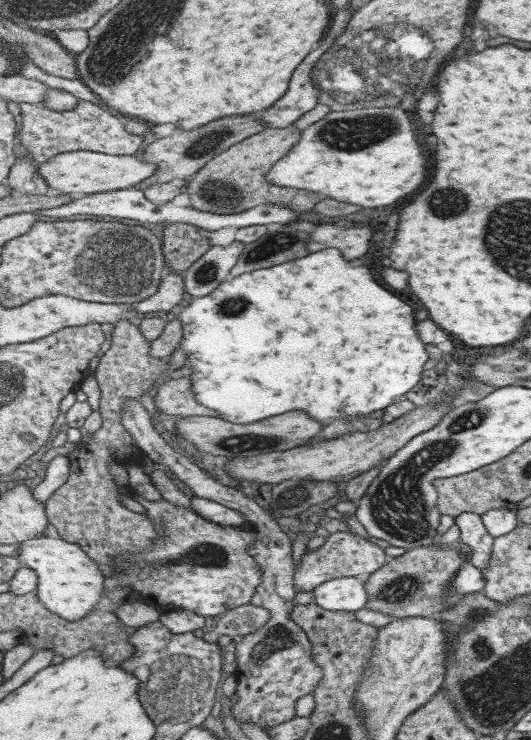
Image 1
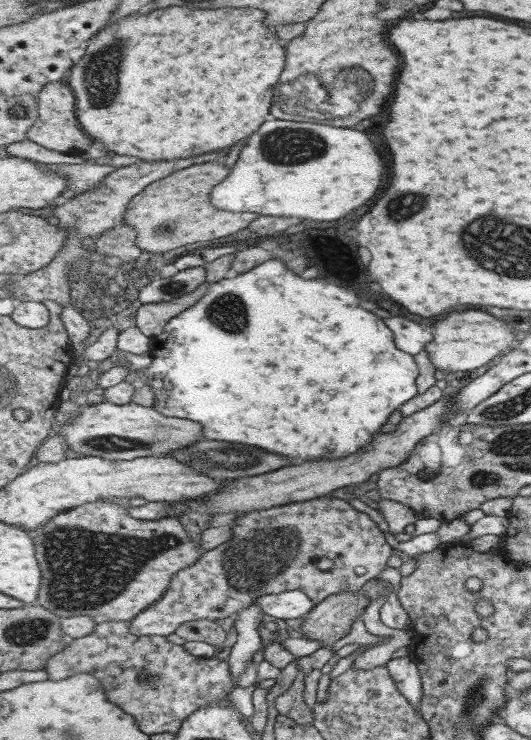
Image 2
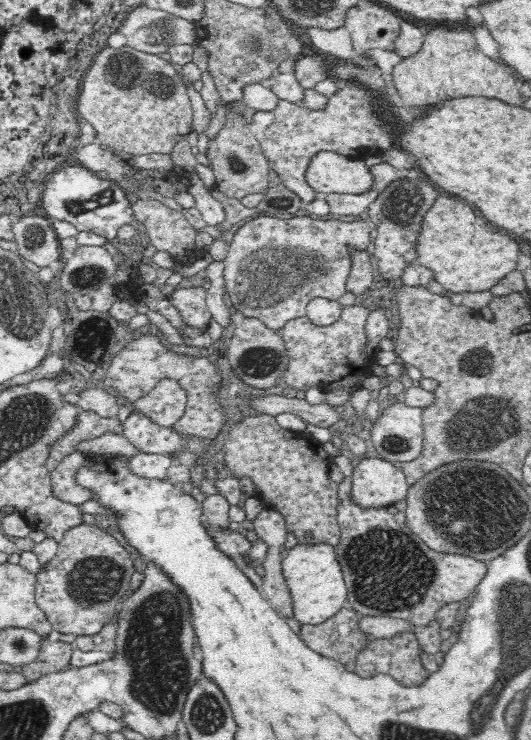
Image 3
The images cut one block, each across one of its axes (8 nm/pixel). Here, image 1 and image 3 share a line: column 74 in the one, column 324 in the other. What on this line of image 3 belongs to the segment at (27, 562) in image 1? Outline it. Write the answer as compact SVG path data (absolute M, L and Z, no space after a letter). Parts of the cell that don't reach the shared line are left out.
M299 542L288 550L281 567L294 597L294 618L302 625L324 623L347 605L348 585L339 562L339 552L331 543Z

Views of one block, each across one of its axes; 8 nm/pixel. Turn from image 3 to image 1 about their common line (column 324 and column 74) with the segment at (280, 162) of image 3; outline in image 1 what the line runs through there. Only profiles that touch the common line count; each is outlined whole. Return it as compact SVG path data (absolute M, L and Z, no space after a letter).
M80 99L73 110L51 110L43 104L36 102L19 102L18 116L20 129L18 130L18 143L21 144L37 164L43 164L59 154L79 150L102 152L117 156L135 154L139 148L146 146L145 135L135 135L126 128L123 116L103 109L97 103Z

